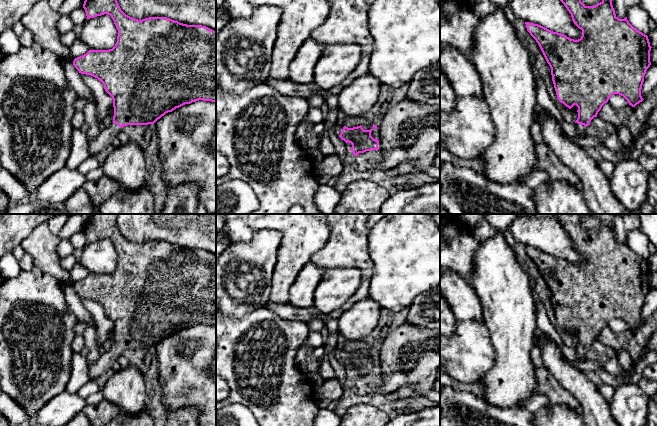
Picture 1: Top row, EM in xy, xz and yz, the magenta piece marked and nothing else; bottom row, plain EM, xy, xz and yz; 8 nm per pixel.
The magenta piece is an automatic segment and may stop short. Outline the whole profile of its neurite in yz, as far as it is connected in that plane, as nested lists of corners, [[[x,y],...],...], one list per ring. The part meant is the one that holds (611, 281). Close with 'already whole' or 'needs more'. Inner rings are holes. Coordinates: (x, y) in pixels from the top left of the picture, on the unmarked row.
[[[556,214],[557,222],[564,228],[571,238],[574,248],[582,254],[582,260],[578,264],[571,263],[564,258],[553,256],[541,249],[525,246],[527,255],[538,267],[547,287],[551,292],[552,305],[558,324],[571,333],[574,329],[578,331],[578,342],[575,345],[576,355],[579,360],[584,360],[586,351],[594,341],[597,341],[602,330],[608,326],[613,318],[623,320],[635,331],[644,323],[641,320],[641,313],[644,300],[650,291],[651,270],[648,260],[634,252],[627,241],[619,243],[612,229],[612,222],[615,214],[587,214],[602,222],[602,225],[595,230],[585,230],[580,223],[581,214]]]; needs more

